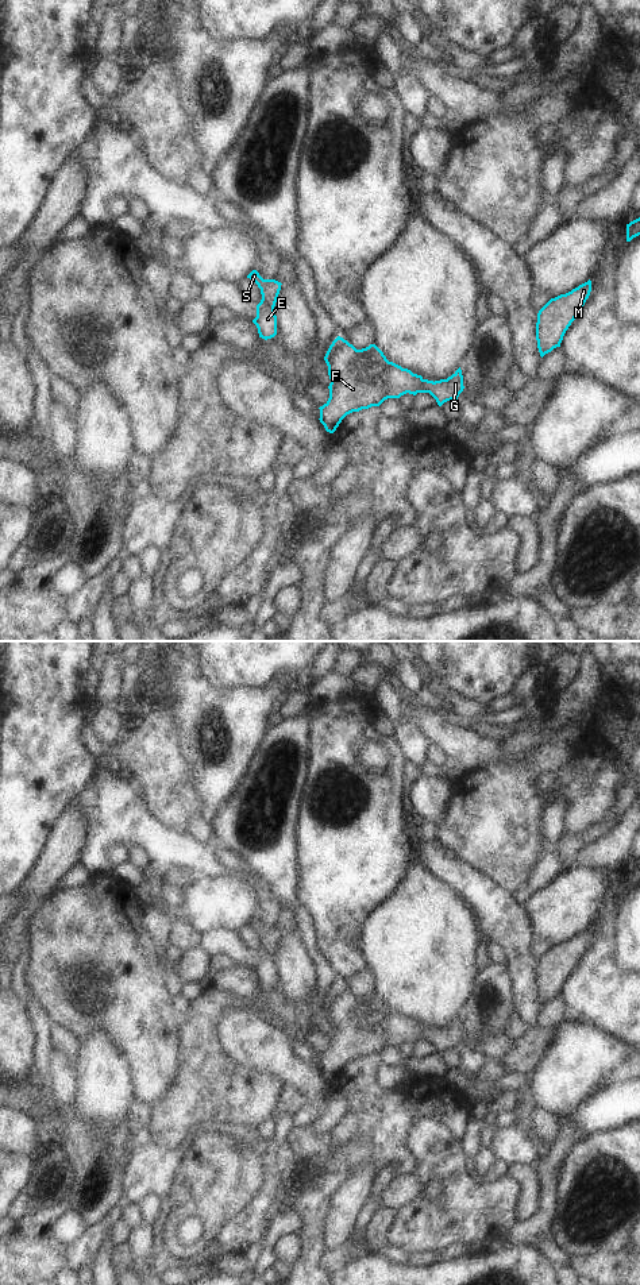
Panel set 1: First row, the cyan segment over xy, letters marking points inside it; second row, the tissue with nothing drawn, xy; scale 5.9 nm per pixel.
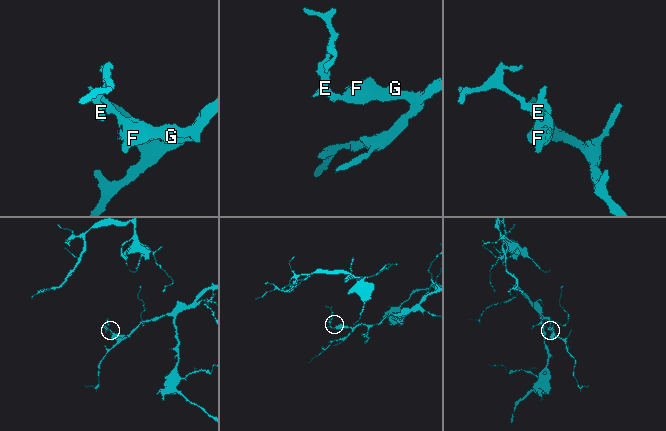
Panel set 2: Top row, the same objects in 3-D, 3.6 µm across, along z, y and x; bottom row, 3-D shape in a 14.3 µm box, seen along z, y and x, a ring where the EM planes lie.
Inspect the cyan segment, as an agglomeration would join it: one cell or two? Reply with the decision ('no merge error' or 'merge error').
merge error

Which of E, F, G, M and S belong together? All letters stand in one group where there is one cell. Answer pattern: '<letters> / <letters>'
E / F G M S

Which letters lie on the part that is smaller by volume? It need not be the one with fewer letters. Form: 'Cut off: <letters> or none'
Cut off: E

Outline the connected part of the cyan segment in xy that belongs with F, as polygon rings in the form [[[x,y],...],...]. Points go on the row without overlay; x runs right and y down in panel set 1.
[[[340,984],[329,993],[324,1008],[331,1031],[329,1046],[319,1056],[319,1068],[329,1081],[347,1062],[379,1054],[388,1046],[429,1041],[442,1054],[458,1047],[464,1037],[460,1015],[447,1027],[428,1029],[389,1010],[375,992],[356,997]]]

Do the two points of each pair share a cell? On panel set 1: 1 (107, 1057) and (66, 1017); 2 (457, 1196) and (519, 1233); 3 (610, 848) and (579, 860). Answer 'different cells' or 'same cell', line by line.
1: different cells
2: different cells
3: same cell

